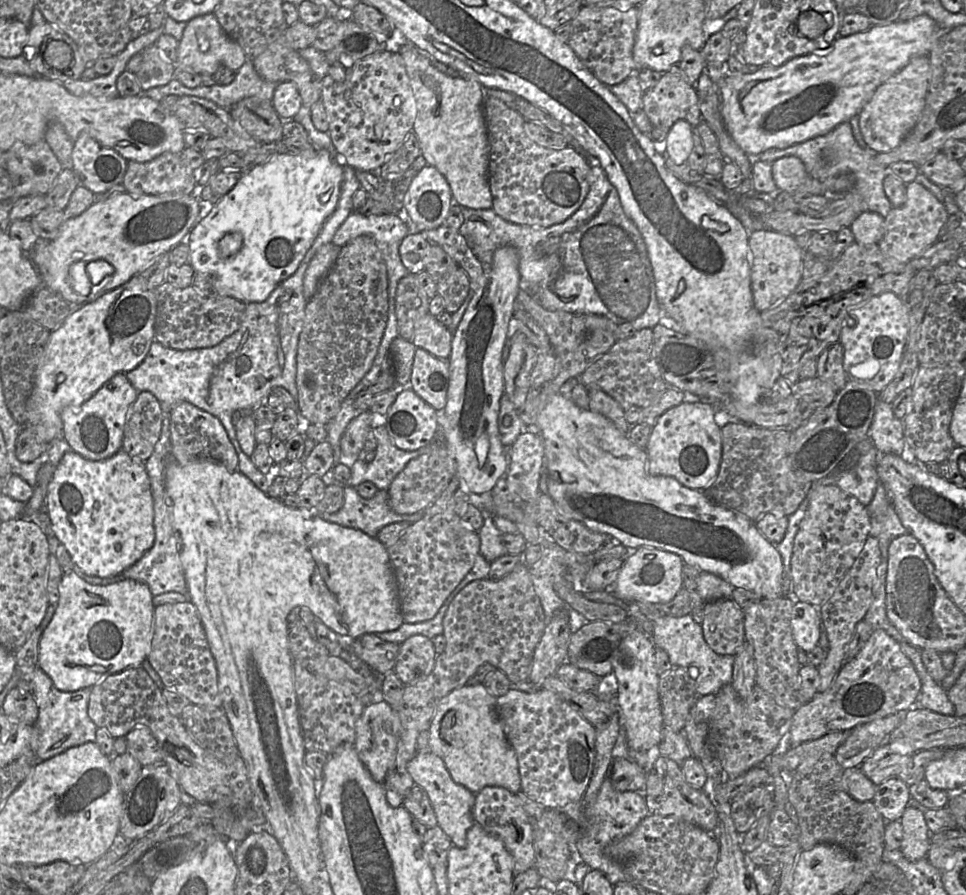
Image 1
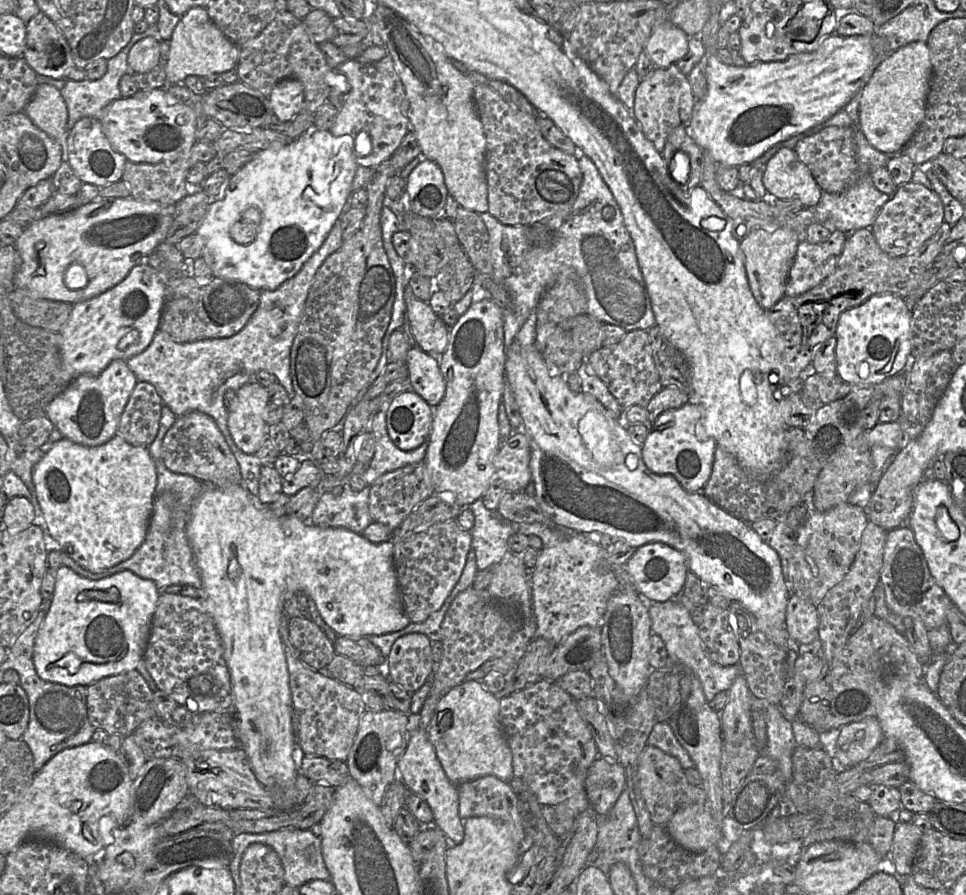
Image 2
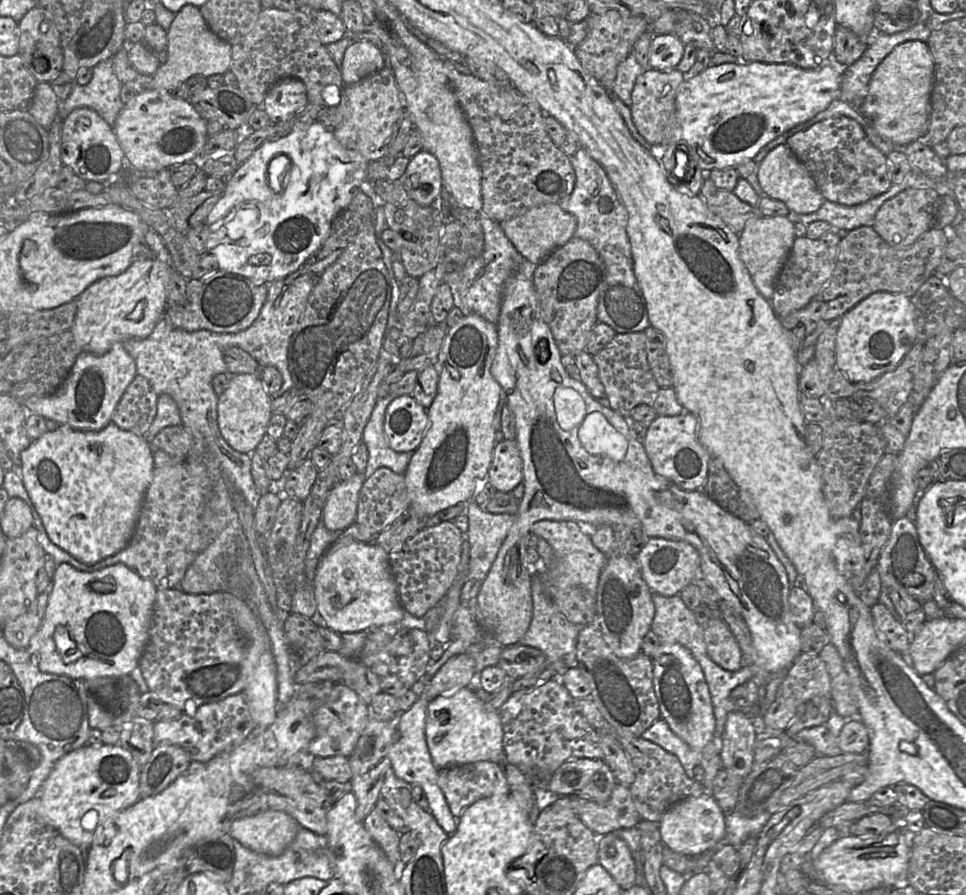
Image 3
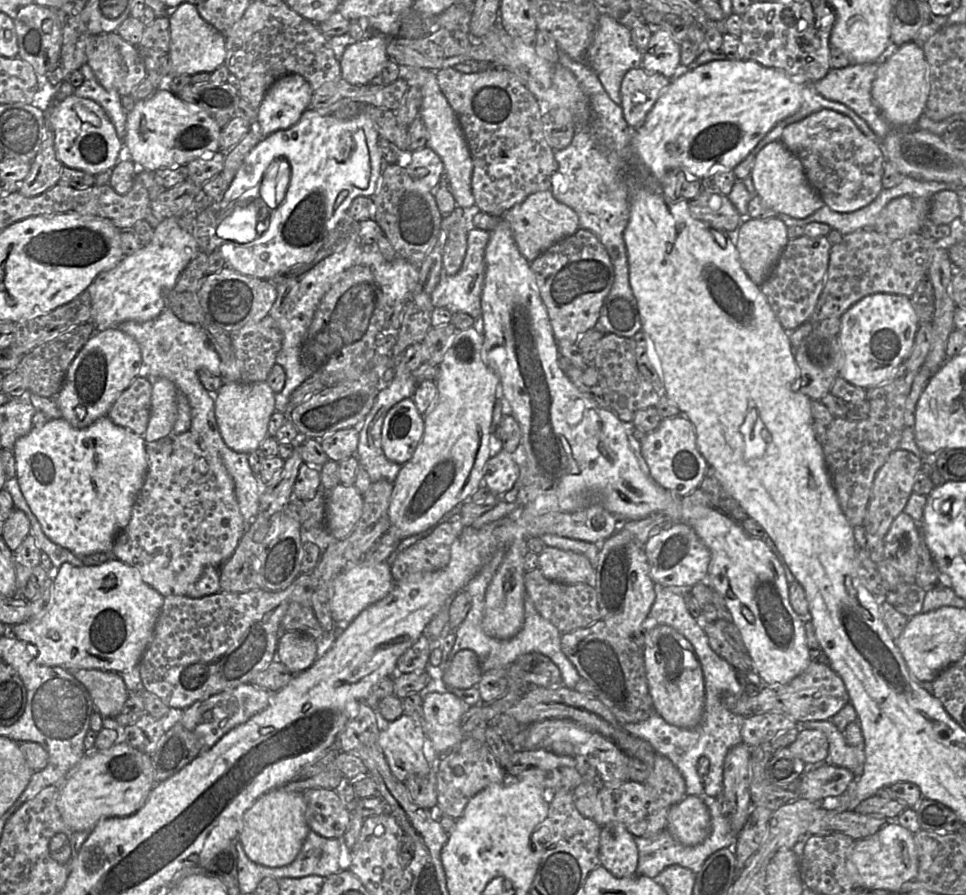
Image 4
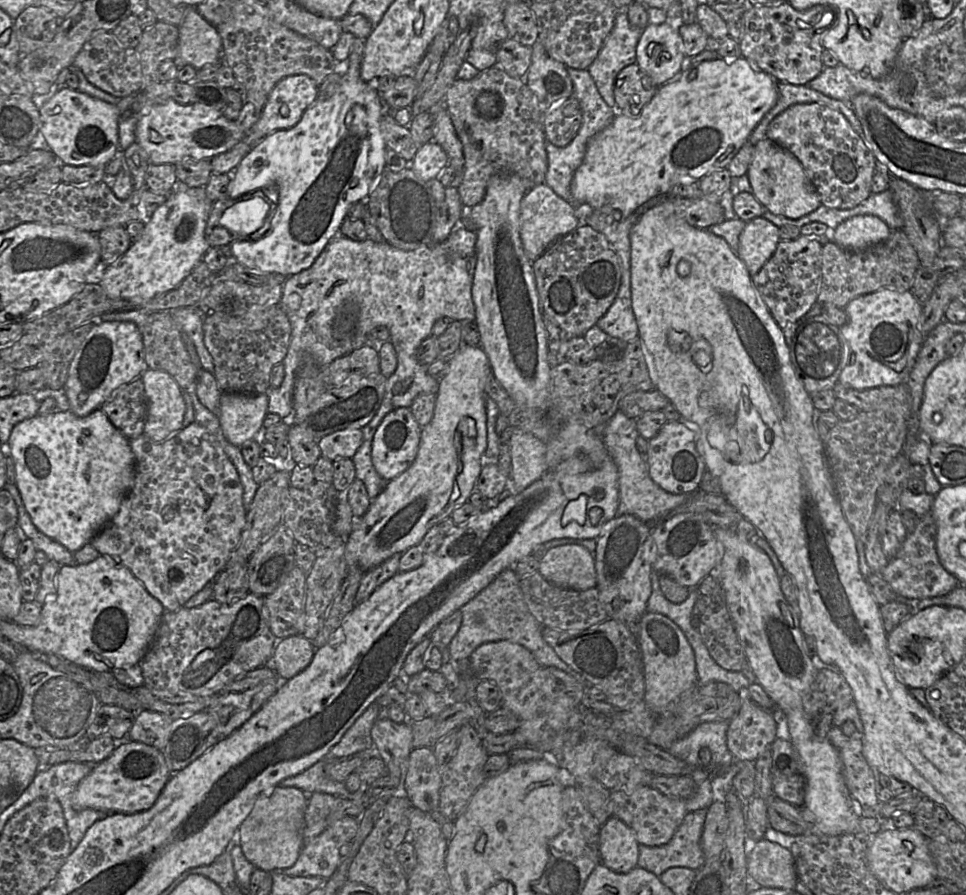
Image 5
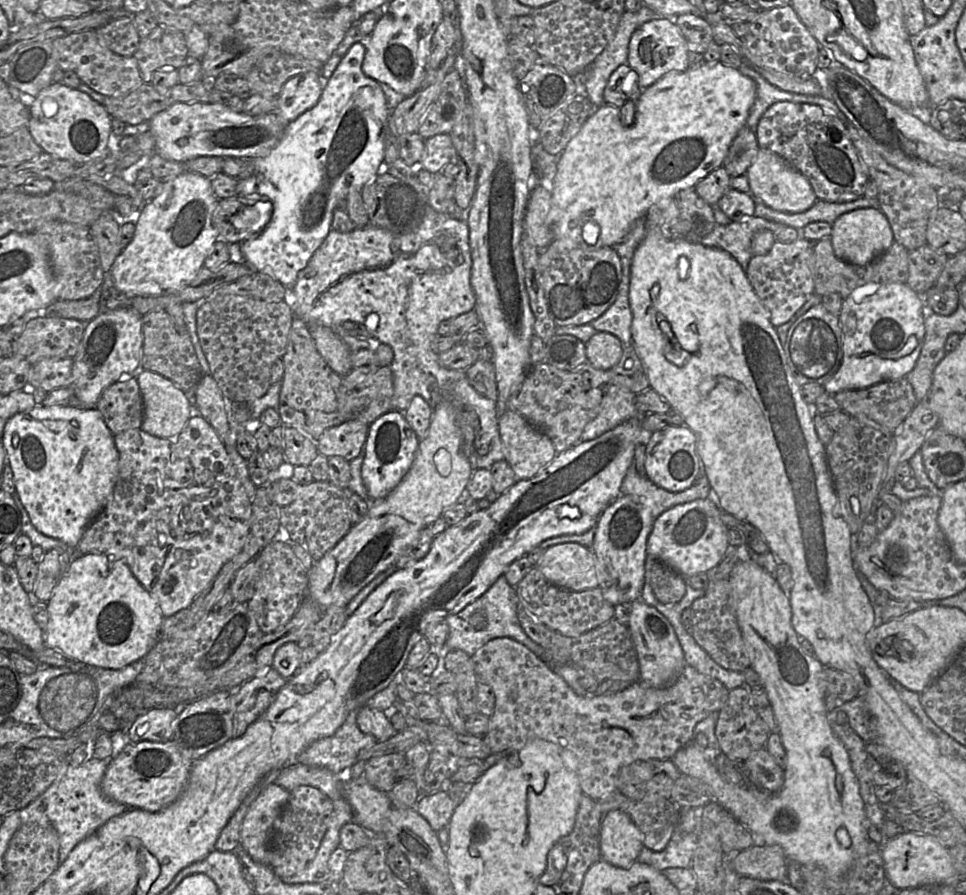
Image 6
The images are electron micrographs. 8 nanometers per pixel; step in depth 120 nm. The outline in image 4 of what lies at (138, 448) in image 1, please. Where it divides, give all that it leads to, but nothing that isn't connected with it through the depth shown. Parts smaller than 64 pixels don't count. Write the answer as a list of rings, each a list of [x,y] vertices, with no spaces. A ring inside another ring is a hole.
[[[142,372],[118,396],[108,412],[115,424],[137,435],[145,434],[150,418],[152,380]]]

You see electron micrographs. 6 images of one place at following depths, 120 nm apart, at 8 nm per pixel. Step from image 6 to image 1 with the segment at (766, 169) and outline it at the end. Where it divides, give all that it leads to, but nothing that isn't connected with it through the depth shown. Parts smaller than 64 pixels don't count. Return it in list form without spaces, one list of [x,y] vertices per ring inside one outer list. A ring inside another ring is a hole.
[[[784,156],[771,163],[777,191],[792,192],[810,177],[802,161],[796,156]]]

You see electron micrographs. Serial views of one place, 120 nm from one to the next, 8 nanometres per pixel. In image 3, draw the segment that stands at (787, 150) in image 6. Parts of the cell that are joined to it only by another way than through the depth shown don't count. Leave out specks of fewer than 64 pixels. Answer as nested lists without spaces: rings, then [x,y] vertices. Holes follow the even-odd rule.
[[[834,116],[821,120],[789,136],[786,145],[808,169],[825,200],[854,206],[885,193],[892,186],[886,156],[870,142],[854,119]]]

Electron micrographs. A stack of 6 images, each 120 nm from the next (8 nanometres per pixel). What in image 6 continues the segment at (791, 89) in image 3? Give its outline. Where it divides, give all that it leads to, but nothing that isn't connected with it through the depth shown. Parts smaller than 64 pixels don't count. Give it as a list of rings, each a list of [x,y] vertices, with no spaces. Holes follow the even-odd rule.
[[[722,62],[701,63],[691,65],[686,71],[670,71],[650,87],[643,89],[635,104],[635,120],[628,123],[628,118],[622,113],[622,108],[604,104],[583,124],[578,134],[566,145],[557,161],[557,170],[551,185],[551,224],[554,226],[554,239],[570,238],[579,243],[579,247],[587,250],[597,250],[601,247],[612,247],[624,240],[635,222],[642,216],[646,217],[648,209],[665,198],[675,198],[681,190],[694,188],[711,171],[723,166],[728,149],[738,133],[747,123],[750,109],[755,101],[756,85],[752,79],[741,74],[738,69],[729,67]],[[592,222],[599,226],[598,240],[594,245],[587,244],[582,238],[582,228],[585,223]]]

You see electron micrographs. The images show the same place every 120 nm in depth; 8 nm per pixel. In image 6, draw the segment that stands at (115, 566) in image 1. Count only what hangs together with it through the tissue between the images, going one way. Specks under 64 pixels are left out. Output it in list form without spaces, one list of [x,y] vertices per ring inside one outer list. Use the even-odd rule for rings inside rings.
[[[36,406],[11,417],[4,429],[2,444],[19,494],[33,526],[42,534],[77,547],[87,526],[107,505],[117,480],[119,454],[114,435],[96,407]]]

